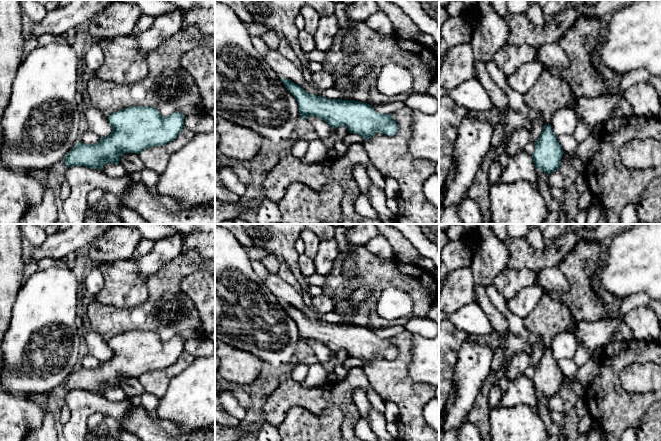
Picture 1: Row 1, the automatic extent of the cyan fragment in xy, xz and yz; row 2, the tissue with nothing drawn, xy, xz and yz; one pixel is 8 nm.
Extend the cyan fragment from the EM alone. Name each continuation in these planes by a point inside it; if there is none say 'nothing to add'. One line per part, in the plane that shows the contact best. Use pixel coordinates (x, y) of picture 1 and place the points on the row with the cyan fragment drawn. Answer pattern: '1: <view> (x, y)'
nothing to add

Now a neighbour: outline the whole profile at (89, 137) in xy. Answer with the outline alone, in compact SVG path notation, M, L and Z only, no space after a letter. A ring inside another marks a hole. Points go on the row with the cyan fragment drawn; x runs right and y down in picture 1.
M87 131L82 135L81 142L85 144L97 144L100 141L101 137L92 131Z

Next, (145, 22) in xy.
M143 14L135 26L135 32L143 32L148 30L152 26L154 20L155 17Z

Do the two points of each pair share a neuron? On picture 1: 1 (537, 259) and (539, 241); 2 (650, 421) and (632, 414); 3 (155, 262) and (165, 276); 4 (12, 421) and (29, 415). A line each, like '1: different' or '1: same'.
1: different
2: different
3: different
4: same

